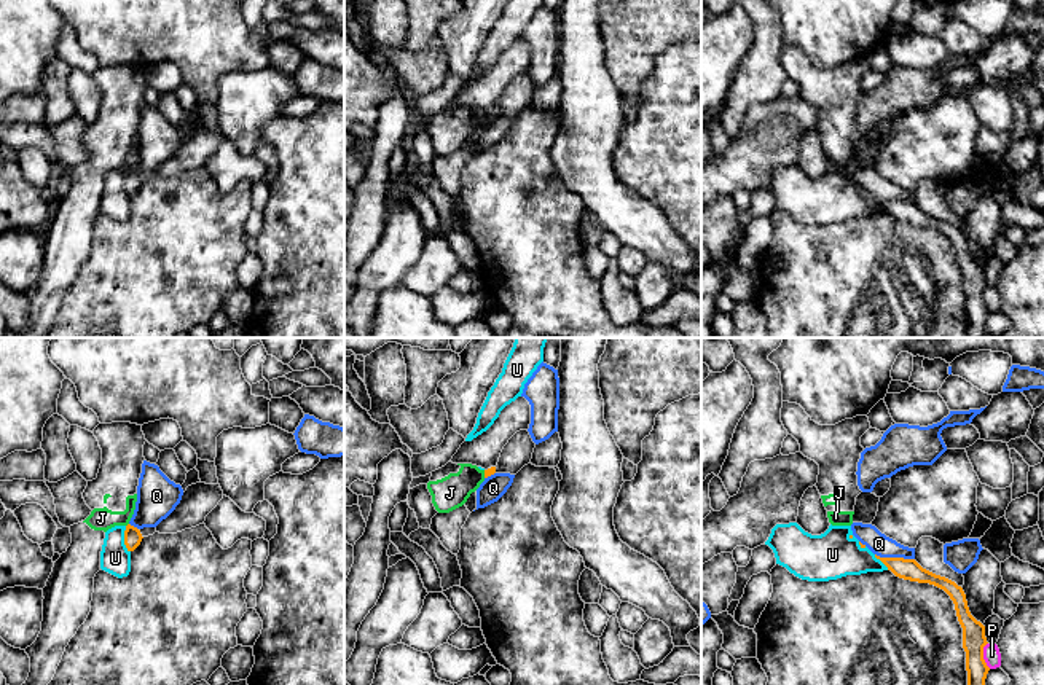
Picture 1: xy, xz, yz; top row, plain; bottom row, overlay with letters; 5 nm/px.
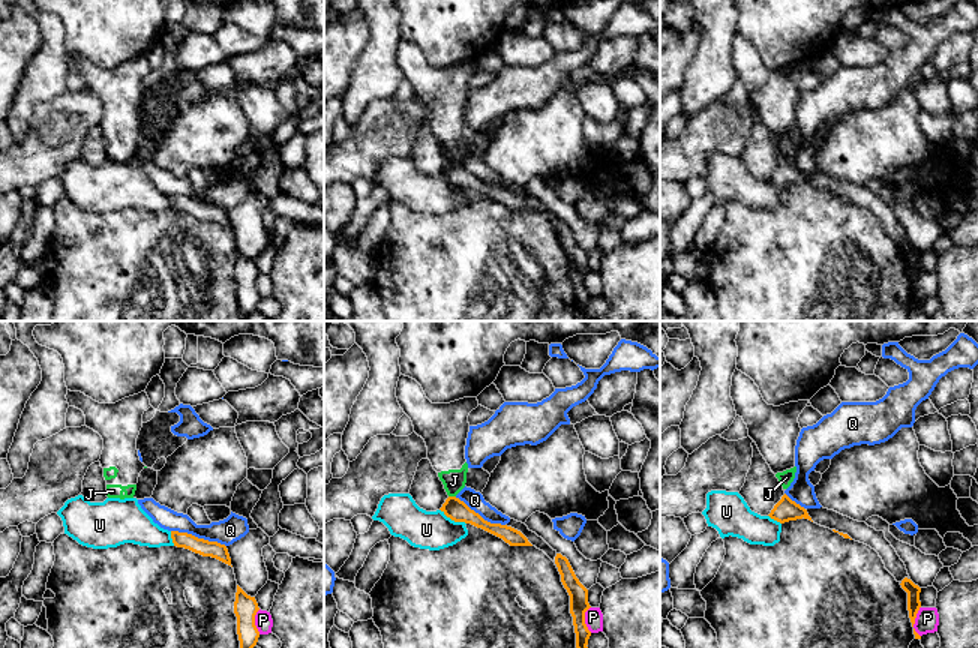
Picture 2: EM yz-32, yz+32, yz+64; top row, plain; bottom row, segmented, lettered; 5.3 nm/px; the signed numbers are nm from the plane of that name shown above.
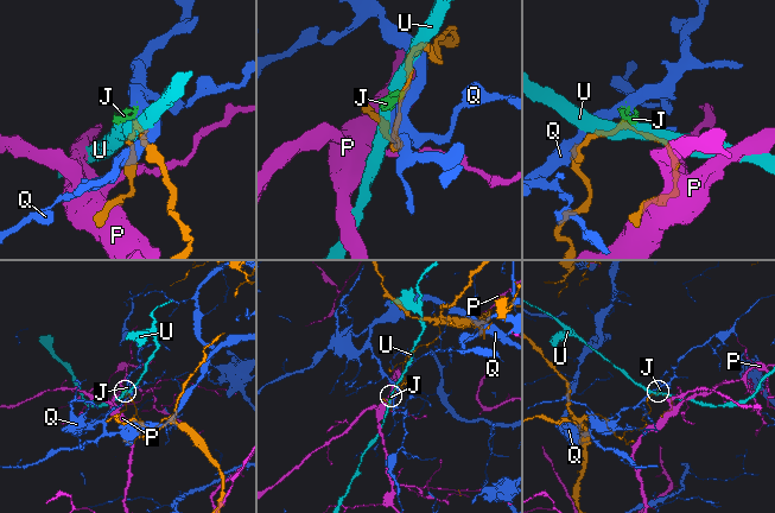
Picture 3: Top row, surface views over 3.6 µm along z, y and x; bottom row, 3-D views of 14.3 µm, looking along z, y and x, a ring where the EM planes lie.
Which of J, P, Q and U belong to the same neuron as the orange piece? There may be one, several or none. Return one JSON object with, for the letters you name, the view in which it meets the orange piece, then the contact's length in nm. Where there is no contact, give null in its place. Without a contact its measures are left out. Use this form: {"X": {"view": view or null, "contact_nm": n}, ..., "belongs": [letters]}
{"belongs": []}

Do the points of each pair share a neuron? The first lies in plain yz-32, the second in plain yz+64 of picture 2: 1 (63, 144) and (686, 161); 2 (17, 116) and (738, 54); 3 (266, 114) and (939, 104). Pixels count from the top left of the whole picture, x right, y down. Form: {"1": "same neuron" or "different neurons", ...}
{"1": "same neuron", "2": "different neurons", "3": "same neuron"}

